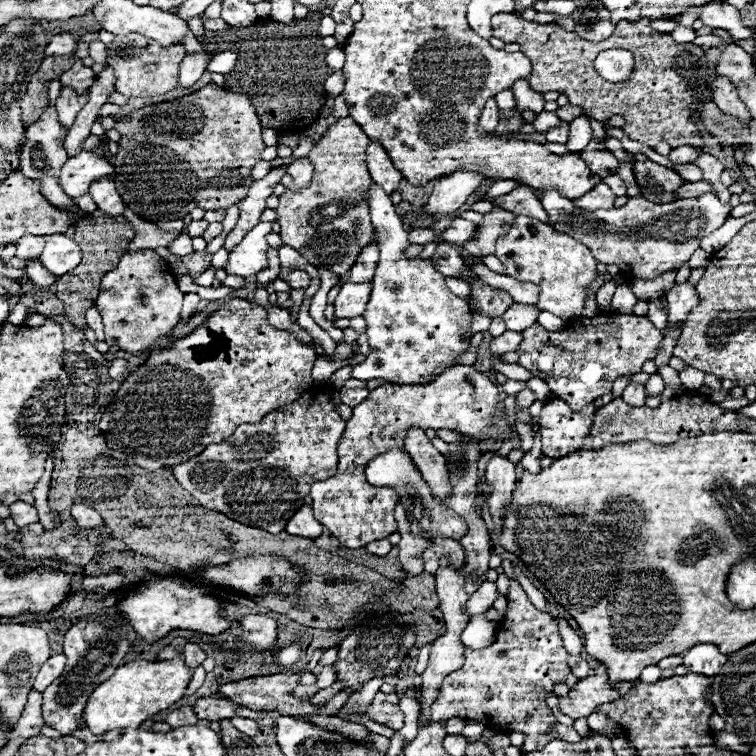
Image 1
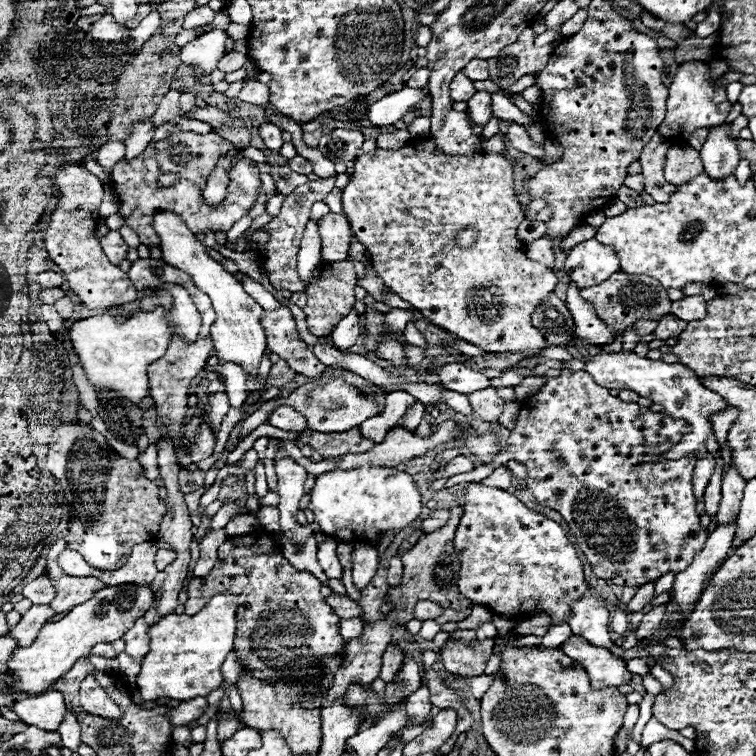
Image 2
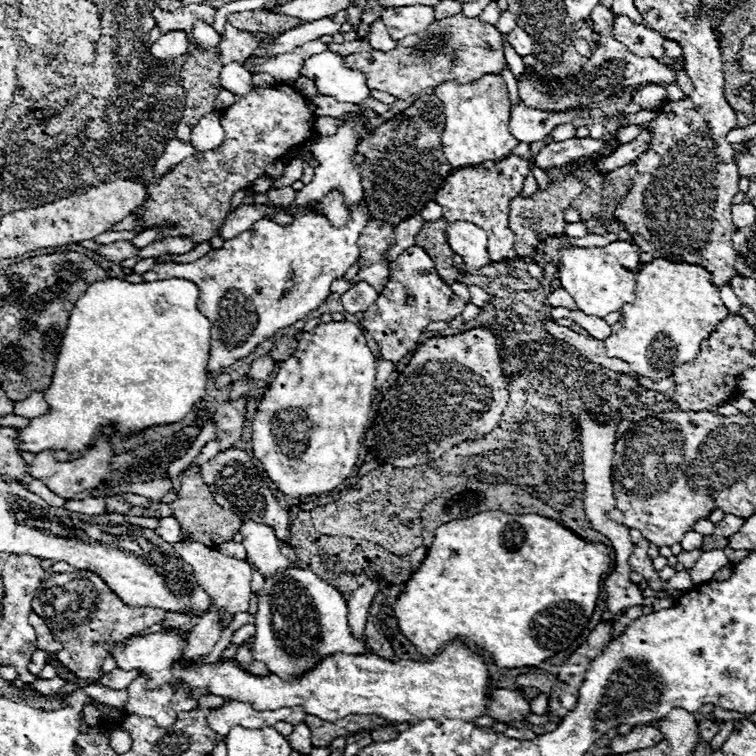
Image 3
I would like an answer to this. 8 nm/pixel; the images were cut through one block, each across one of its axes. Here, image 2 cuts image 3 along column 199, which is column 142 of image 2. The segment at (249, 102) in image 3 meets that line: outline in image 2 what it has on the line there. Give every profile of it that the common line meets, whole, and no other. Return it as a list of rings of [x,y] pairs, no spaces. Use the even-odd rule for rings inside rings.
[[[178,132],[178,134],[170,136],[166,142],[150,144],[138,158],[120,160],[112,168],[112,188],[120,196],[120,202],[122,202],[120,214],[124,214],[128,218],[126,224],[140,236],[140,242],[144,246],[160,248],[160,238],[152,226],[154,214],[158,210],[174,212],[176,216],[180,216],[186,222],[186,226],[194,234],[228,232],[242,216],[246,216],[250,212],[250,208],[254,206],[254,202],[258,198],[260,186],[262,186],[260,170],[250,158],[238,158],[232,164],[228,196],[222,200],[222,204],[210,206],[210,204],[206,204],[206,200],[202,196],[208,176],[214,172],[214,168],[222,156],[236,158],[240,150],[230,146],[230,142],[226,142],[224,138],[220,138],[214,132],[210,132],[206,136],[194,134],[194,132]],[[166,142],[170,142],[170,144],[166,144]],[[164,172],[180,174],[180,180],[170,188],[158,190],[158,176]],[[232,194],[238,194],[238,196],[232,196]]]

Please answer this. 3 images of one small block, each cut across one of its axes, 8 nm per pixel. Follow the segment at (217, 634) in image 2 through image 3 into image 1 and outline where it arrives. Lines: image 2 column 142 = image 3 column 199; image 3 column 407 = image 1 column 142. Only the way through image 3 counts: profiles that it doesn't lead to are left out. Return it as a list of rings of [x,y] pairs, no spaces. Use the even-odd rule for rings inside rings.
[[[182,654],[162,662],[148,662],[148,660],[128,662],[120,666],[106,682],[102,682],[92,692],[84,708],[84,722],[86,726],[90,726],[92,734],[110,732],[116,728],[138,728],[150,716],[178,702],[184,696],[190,678],[192,678],[192,668],[184,664]]]

